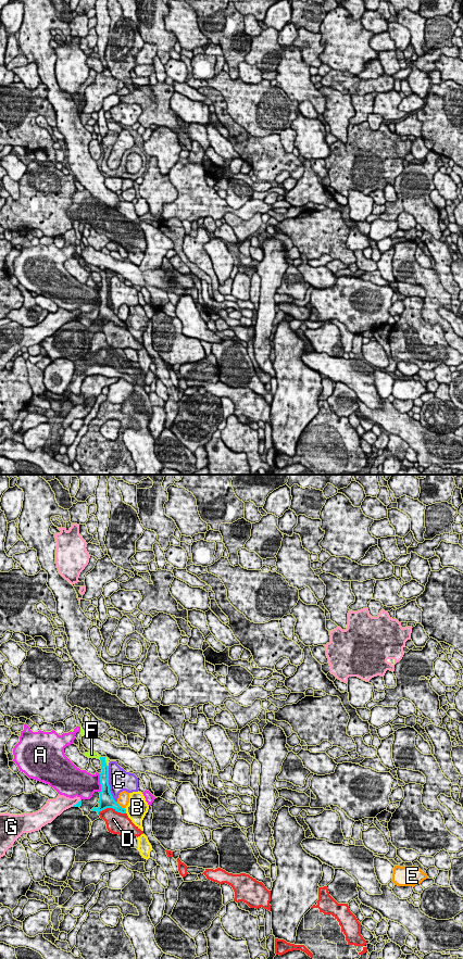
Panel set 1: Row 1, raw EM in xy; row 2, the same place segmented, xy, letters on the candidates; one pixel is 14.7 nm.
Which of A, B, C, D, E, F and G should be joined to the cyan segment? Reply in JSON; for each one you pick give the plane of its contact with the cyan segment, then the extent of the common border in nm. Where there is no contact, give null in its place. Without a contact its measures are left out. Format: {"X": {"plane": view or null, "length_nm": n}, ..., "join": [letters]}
{"F": {"plane": "xy", "length_nm": 150}, "join": ["F"]}

